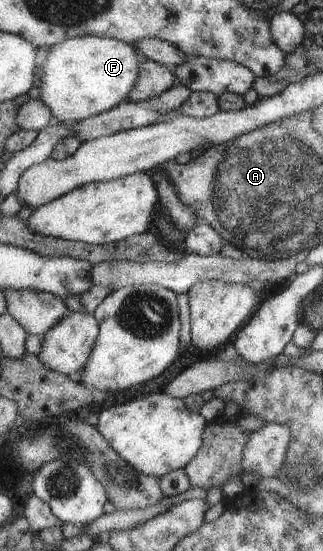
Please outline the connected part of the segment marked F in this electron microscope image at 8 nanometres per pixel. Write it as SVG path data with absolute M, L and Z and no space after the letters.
M82 35L71 39L63 40L60 44L54 45L49 51L47 51L41 58L39 64L40 70L40 84L39 90L41 91L41 100L44 101L52 110L53 116L56 120L64 121L67 123L77 123L88 119L91 116L99 115L100 113L106 112L115 106L118 106L121 102L129 100L130 91L136 87L137 82L141 76L141 62L138 62L140 58L141 50L137 48L136 43L130 43L128 41L121 41L112 37L101 37L96 35Z

